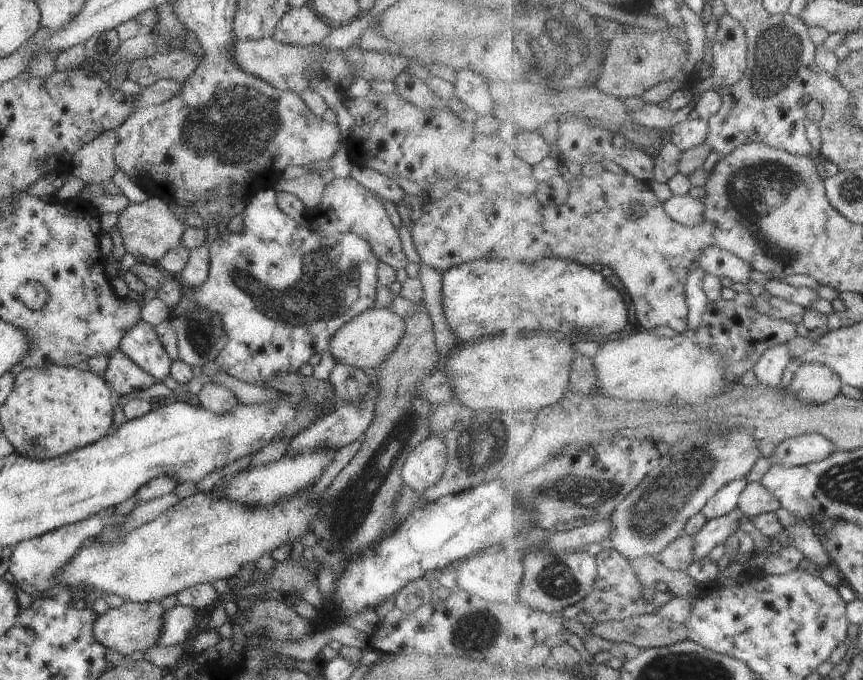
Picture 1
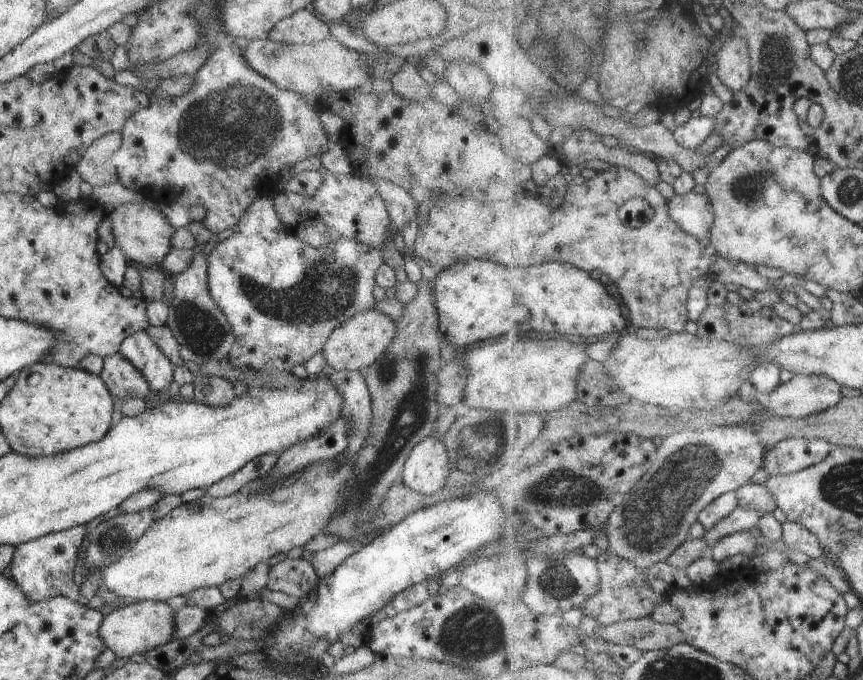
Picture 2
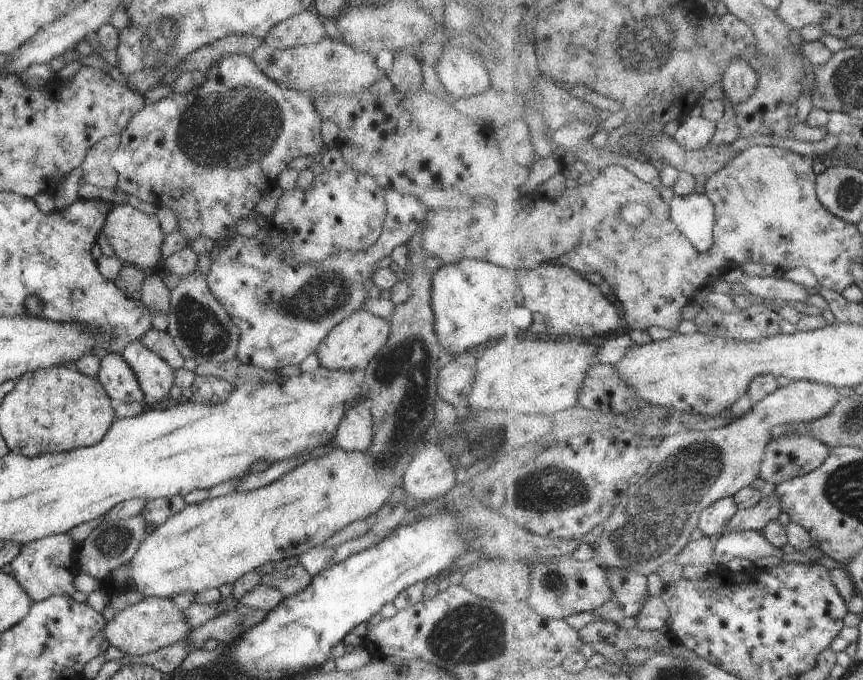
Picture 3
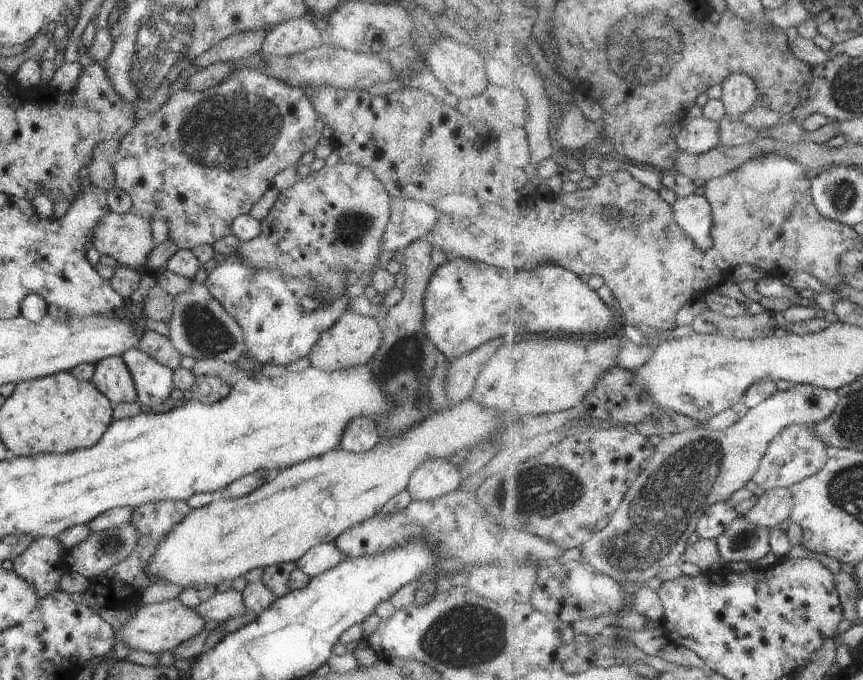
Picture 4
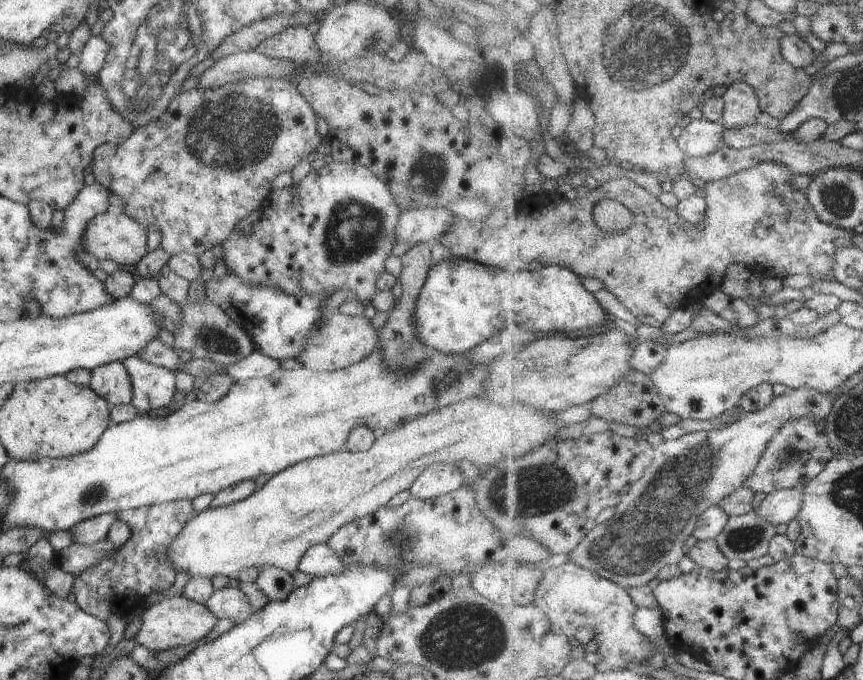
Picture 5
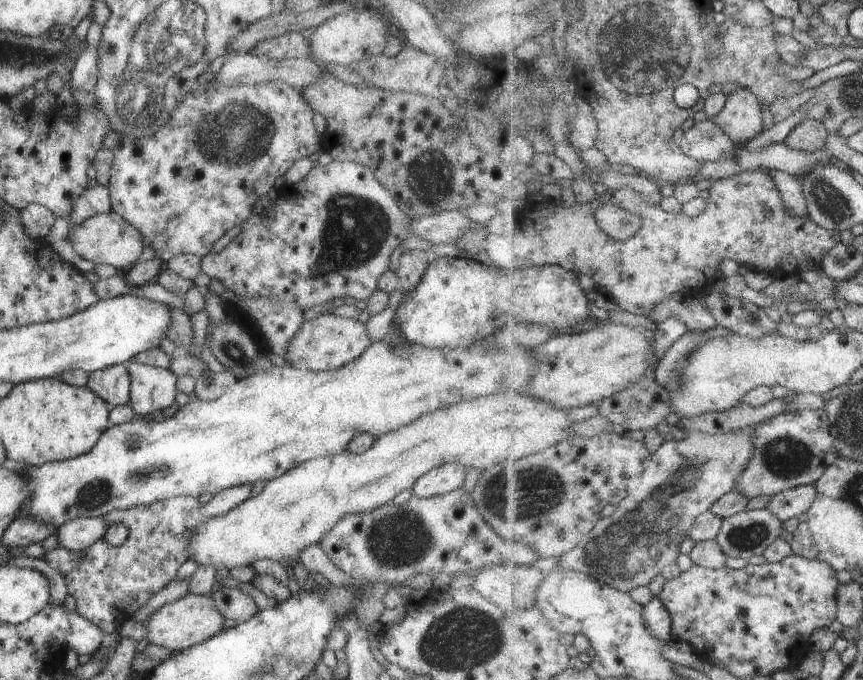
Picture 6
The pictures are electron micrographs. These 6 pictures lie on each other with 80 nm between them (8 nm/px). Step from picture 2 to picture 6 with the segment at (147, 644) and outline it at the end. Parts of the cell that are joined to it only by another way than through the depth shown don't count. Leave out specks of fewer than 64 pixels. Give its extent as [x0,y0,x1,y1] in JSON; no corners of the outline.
[146,593,224,651]

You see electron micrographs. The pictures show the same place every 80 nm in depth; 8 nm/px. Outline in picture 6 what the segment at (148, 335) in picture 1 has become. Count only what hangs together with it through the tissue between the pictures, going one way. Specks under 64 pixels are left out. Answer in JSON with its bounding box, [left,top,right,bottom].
[125,363,176,417]

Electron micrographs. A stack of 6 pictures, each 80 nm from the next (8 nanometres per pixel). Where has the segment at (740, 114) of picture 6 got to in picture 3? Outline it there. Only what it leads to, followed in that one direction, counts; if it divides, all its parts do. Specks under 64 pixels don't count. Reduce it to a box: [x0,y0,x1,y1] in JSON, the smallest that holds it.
[721,60,758,108]

